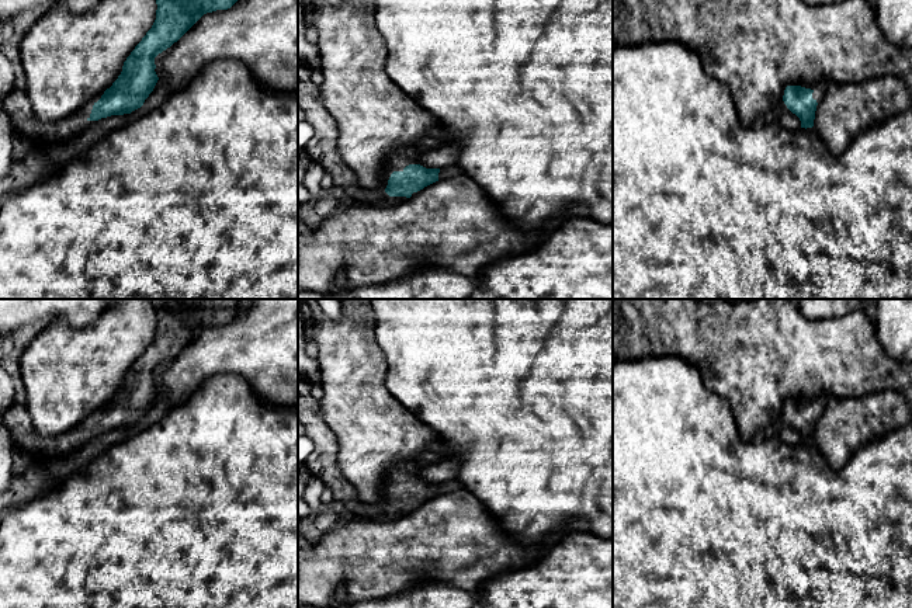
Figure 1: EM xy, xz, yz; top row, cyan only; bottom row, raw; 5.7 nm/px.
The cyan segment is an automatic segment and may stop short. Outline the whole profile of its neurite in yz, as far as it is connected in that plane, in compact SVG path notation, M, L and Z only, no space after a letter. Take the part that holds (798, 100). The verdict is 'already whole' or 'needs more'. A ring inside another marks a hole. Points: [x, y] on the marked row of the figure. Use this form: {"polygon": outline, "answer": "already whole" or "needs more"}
{"polygon": "M821 83L811 86L787 86L784 90L783 101L787 108L795 114L801 121L801 128L812 128L818 103L823 97Z", "answer": "needs more"}

